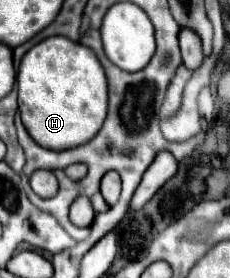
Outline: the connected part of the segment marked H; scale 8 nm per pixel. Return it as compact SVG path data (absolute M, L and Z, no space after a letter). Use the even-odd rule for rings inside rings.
M61 35L49 37L25 53L17 73L17 85L21 121L29 135L35 139L35 143L39 143L45 149L63 151L89 143L99 133L107 117L107 77L103 73L99 59L85 45L75 43L71 39L63 39Z

